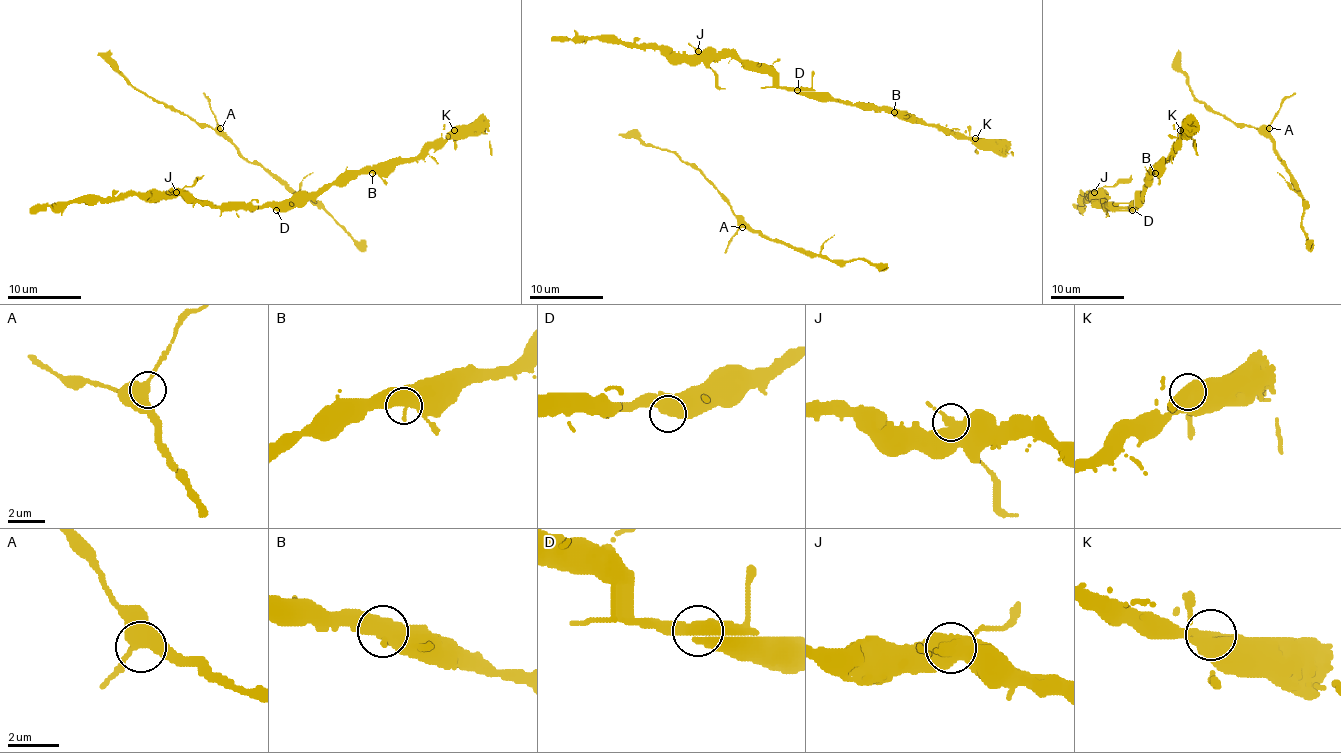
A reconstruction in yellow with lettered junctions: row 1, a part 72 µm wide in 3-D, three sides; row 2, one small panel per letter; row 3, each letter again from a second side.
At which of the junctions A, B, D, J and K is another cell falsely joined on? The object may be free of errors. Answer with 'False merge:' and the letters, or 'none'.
False merge: none

